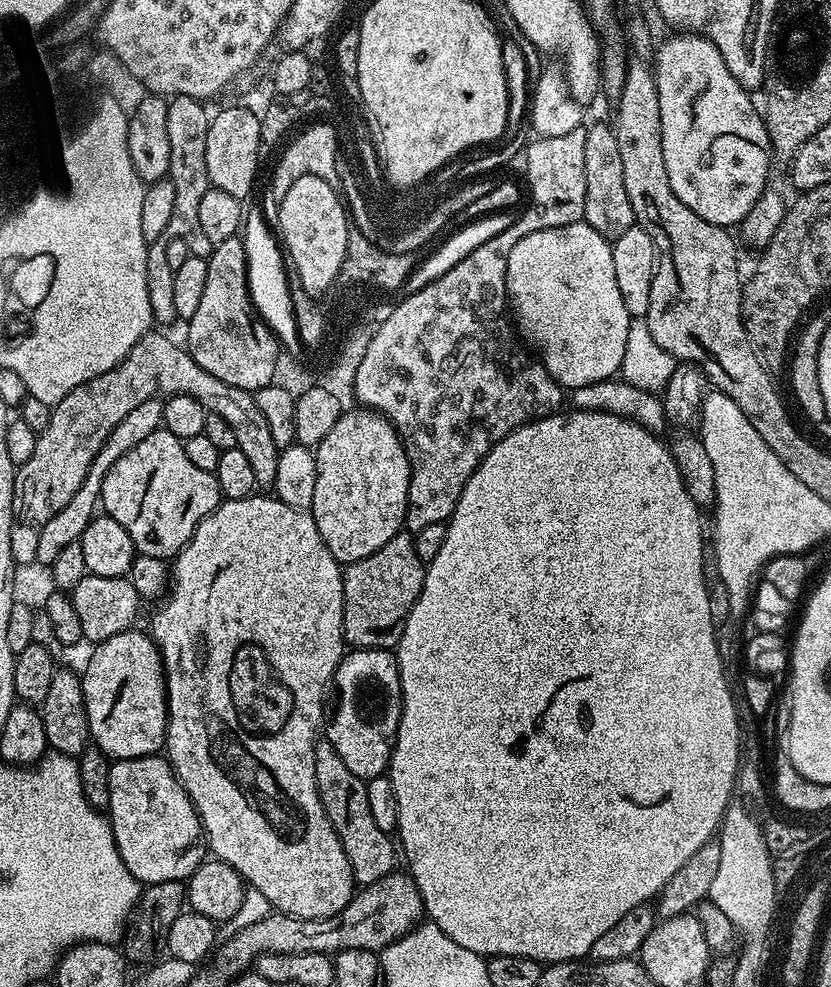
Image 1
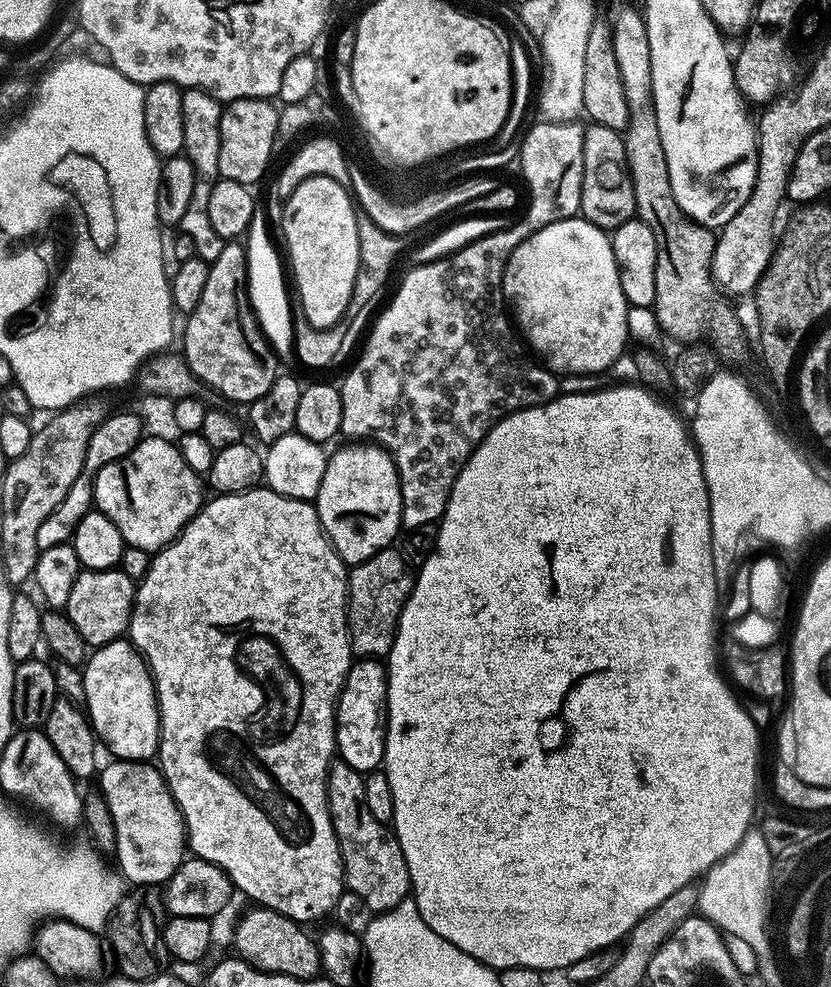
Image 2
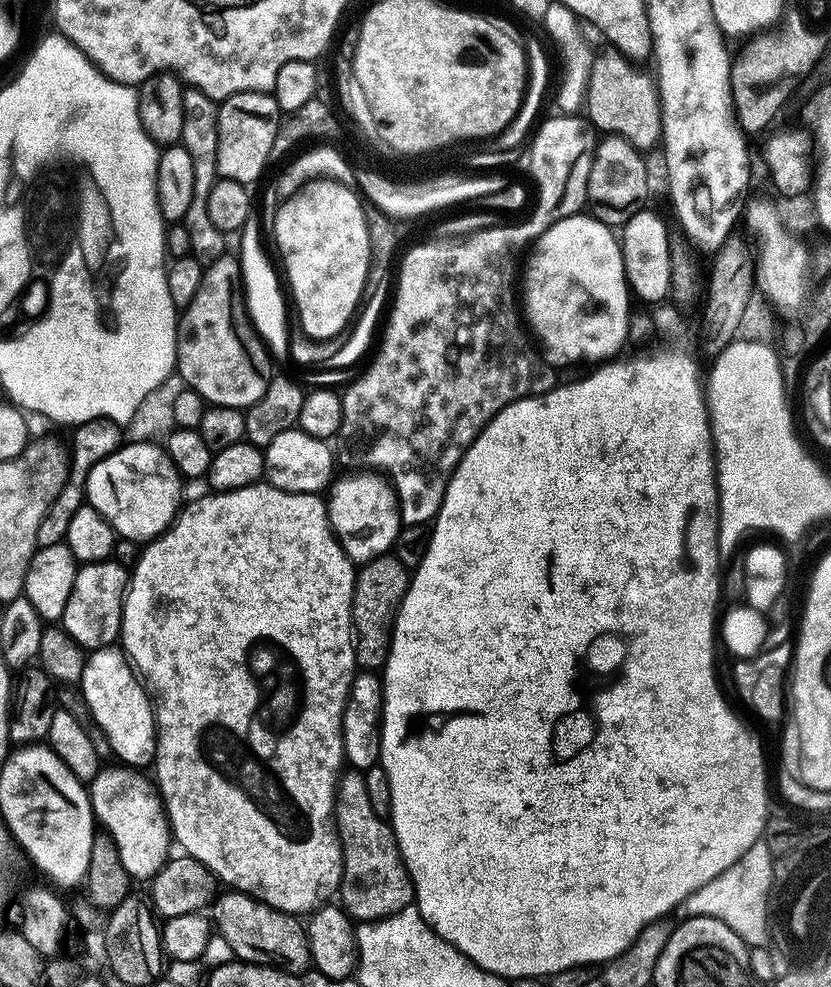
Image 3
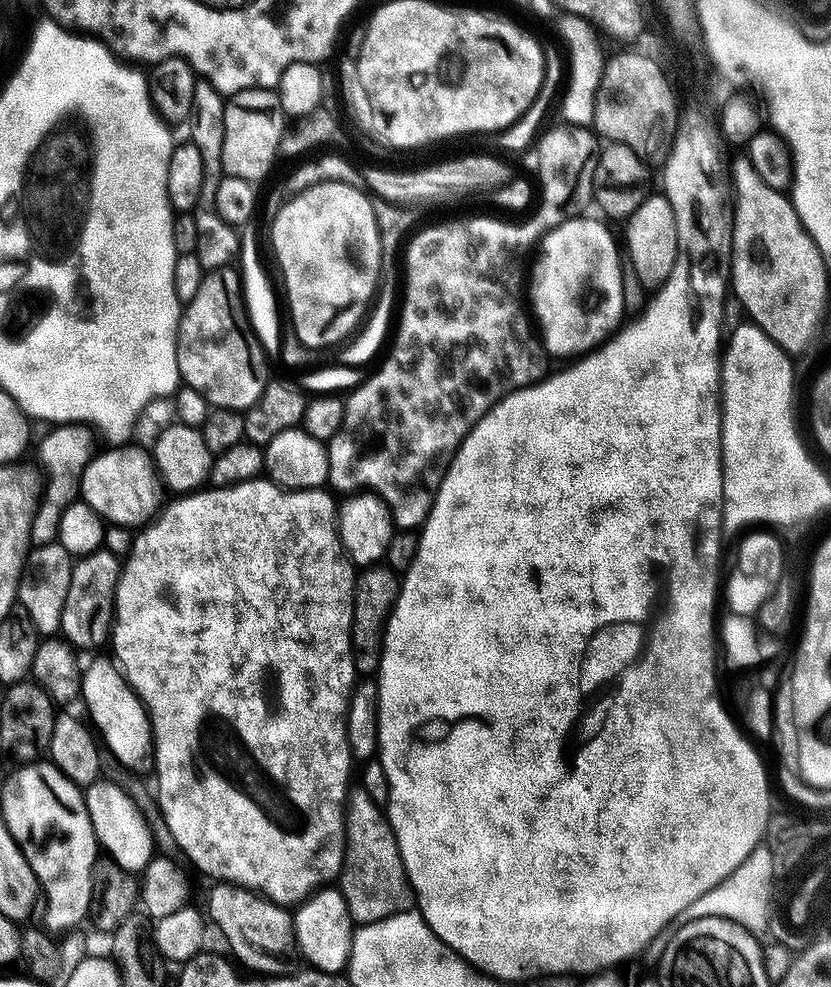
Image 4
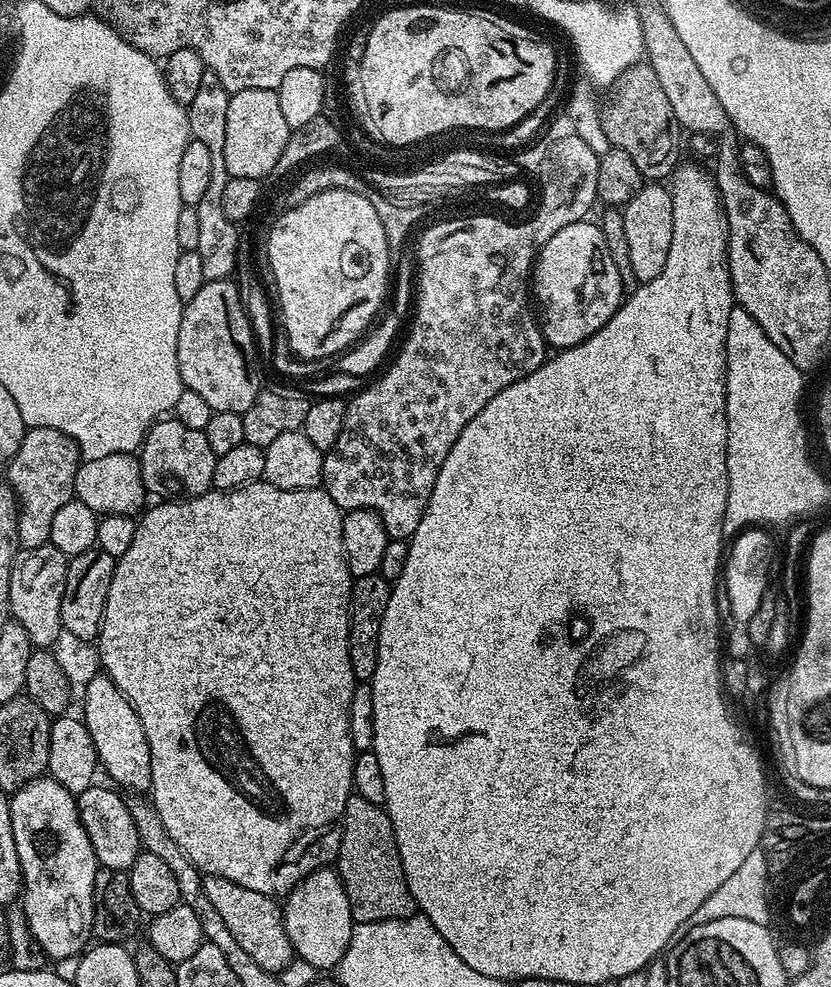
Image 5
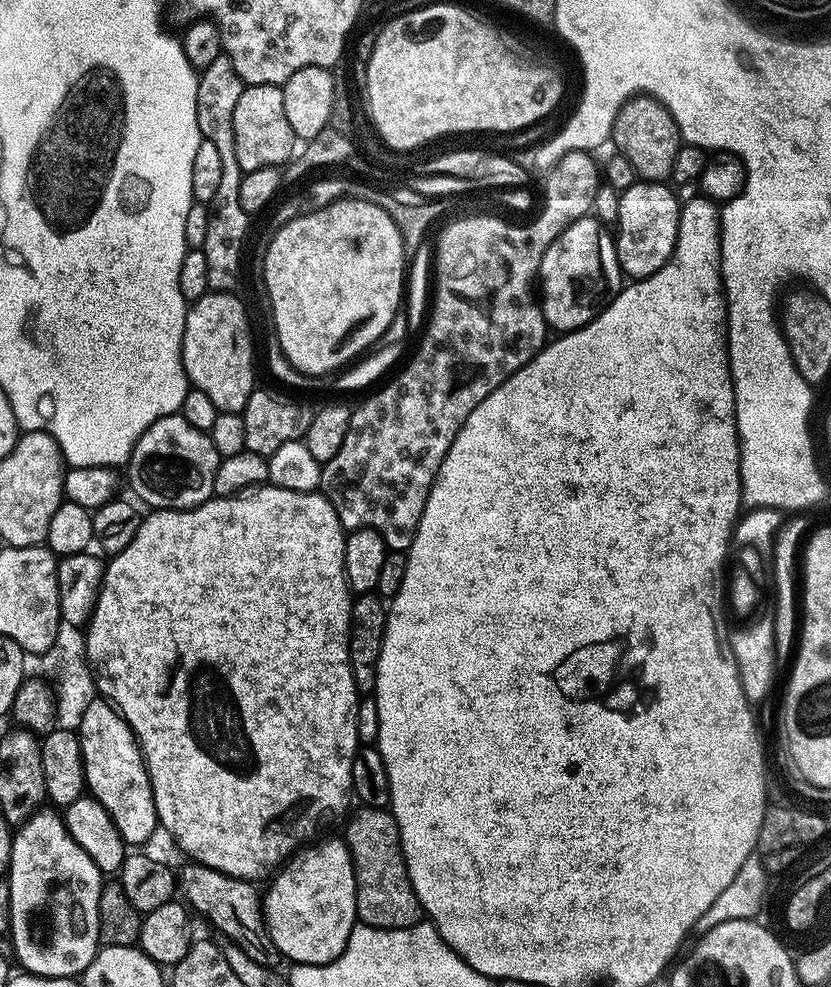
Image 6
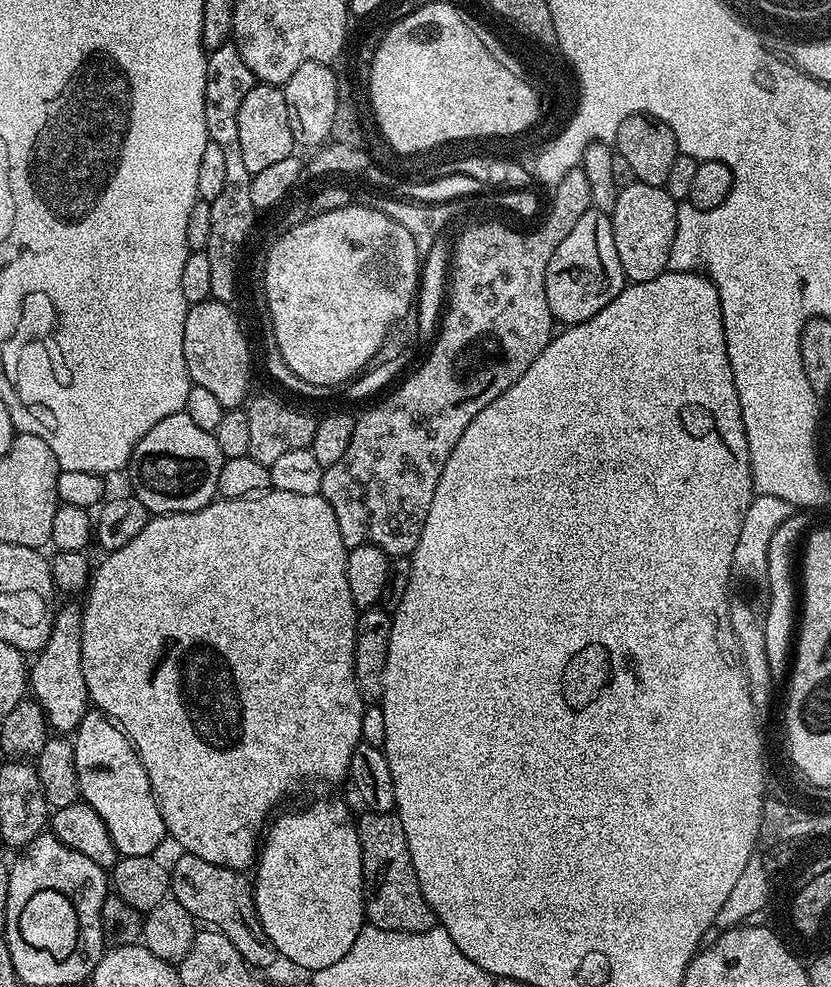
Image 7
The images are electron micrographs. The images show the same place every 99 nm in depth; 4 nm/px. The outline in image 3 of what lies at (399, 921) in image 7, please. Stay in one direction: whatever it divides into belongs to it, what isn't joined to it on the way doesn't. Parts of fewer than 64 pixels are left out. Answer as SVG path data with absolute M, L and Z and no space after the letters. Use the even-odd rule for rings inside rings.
M341 771L336 782L334 823L344 863L338 896L344 899L342 907L349 917L356 922L384 920L409 907L414 900L412 879L404 865L391 823L374 814L374 806L370 806L363 771Z

